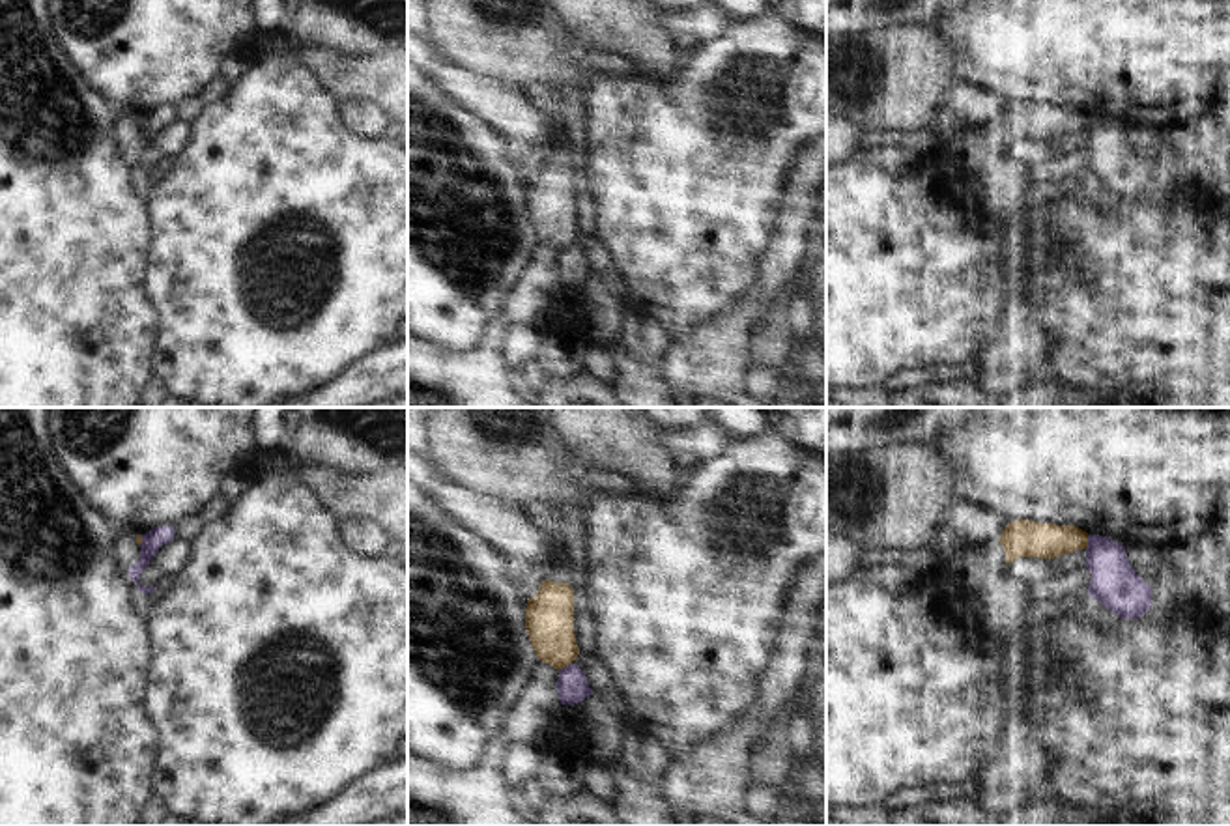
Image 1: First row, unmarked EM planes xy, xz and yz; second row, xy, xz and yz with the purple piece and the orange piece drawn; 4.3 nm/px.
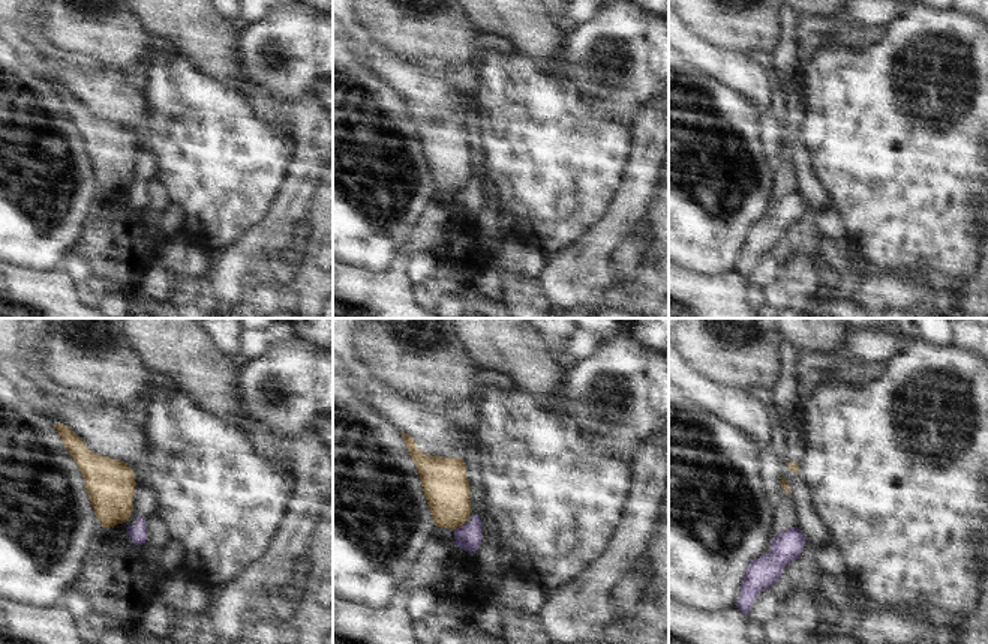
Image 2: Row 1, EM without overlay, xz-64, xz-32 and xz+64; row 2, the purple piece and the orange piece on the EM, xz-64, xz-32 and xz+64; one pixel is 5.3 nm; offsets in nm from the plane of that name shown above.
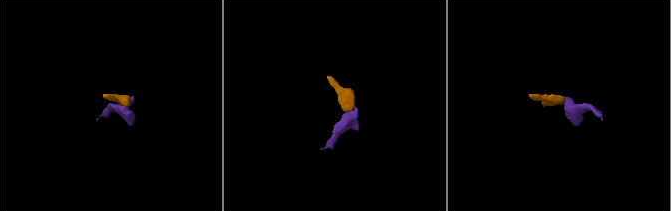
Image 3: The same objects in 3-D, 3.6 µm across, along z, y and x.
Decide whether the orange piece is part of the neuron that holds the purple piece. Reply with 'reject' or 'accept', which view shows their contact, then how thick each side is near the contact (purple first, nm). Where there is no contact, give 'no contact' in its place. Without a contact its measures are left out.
reject; meets purple in yz; 200 nm thick on the purple side, 160 nm on the other

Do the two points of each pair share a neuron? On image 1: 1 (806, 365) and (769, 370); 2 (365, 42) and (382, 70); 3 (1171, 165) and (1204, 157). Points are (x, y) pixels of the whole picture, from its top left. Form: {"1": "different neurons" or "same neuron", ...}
{"1": "different neurons", "2": "different neurons", "3": "different neurons"}

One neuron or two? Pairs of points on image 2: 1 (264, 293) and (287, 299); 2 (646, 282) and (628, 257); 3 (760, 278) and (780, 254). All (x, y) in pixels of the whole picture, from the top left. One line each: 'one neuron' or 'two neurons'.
1: one neuron
2: two neurons
3: one neuron

